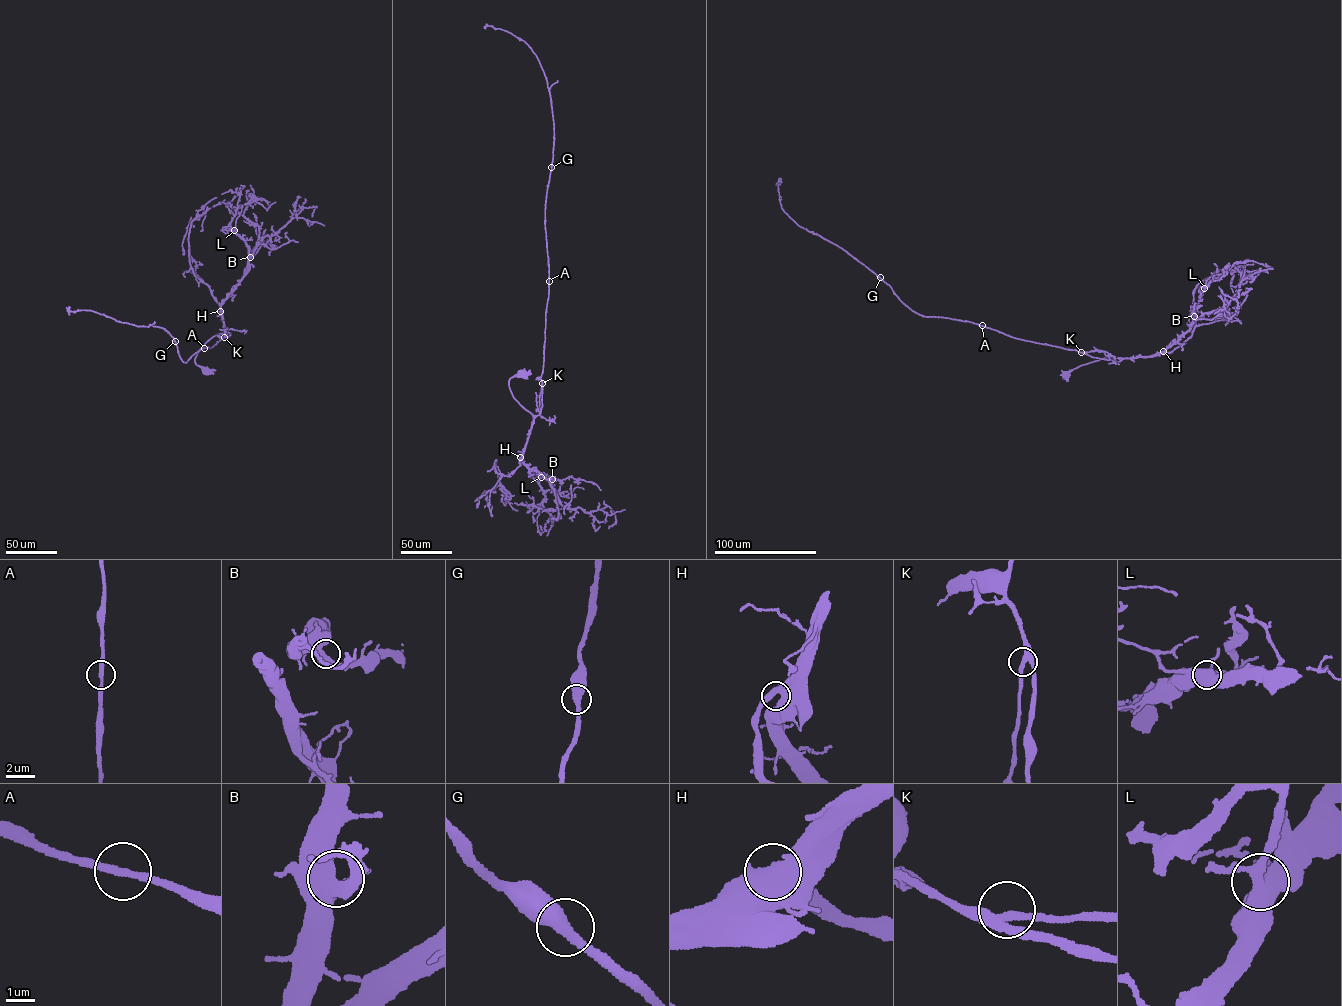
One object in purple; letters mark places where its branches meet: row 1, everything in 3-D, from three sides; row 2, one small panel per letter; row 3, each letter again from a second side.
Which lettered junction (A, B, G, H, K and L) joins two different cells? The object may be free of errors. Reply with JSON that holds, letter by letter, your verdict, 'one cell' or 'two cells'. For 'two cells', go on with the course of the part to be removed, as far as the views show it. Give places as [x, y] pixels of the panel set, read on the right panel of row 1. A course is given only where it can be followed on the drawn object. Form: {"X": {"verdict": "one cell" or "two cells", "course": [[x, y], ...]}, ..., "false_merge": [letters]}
{"A": {"verdict": "one cell"}, "B": {"verdict": "one cell"}, "G": {"verdict": "one cell"}, "H": {"verdict": "one cell"}, "K": {"verdict": "one cell"}, "L": {"verdict": "one cell"}, "false_merge": []}

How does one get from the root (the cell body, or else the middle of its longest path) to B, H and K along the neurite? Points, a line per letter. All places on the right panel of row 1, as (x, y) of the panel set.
B: (1065, 375), (1079, 366), (1106, 357), (1134, 358), (1161, 352), (1189, 329), (1194, 316)
H: (1065, 375), (1079, 366), (1105, 357), (1148, 357), (1163, 351)
K: (1065, 375), (1079, 366), (1106, 357), (1115, 358), (1096, 358), (1081, 352)

